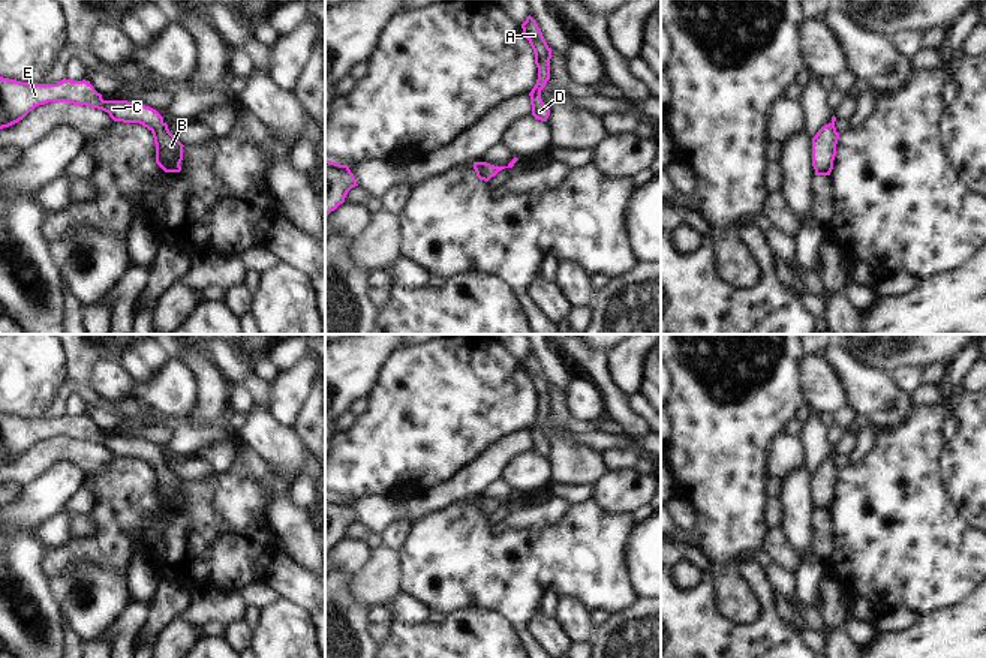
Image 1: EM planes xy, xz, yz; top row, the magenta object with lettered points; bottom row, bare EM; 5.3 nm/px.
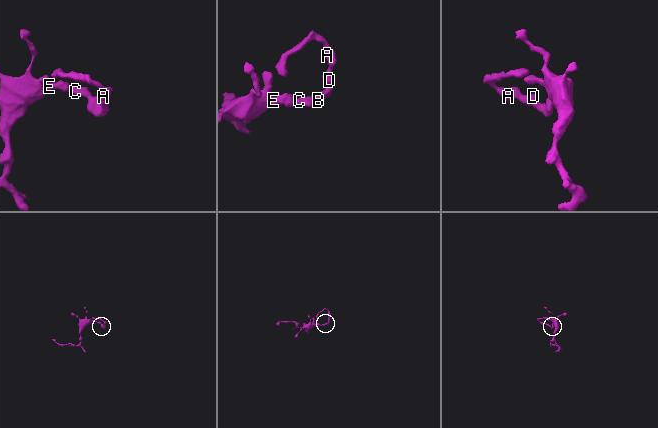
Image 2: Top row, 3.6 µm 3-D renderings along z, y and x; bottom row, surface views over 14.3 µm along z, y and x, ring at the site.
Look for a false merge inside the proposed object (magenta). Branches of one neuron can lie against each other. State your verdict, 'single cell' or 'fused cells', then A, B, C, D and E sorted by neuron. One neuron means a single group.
single cell; A B C D E

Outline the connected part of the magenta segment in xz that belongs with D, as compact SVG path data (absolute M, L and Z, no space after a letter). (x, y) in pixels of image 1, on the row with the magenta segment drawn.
M529 15L526 21L521 24L523 34L529 40L533 54L535 54L535 64L538 67L538 79L530 96L532 105L532 115L541 121L547 121L550 115L550 109L544 105L541 99L541 90L545 87L547 81L550 79L550 58L551 58L551 48L547 45L536 21Z

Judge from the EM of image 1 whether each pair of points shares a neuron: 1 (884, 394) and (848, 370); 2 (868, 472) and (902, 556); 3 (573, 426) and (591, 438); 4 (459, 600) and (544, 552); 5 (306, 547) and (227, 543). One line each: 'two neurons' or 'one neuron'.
1: one neuron
2: one neuron
3: two neurons
4: one neuron
5: two neurons

